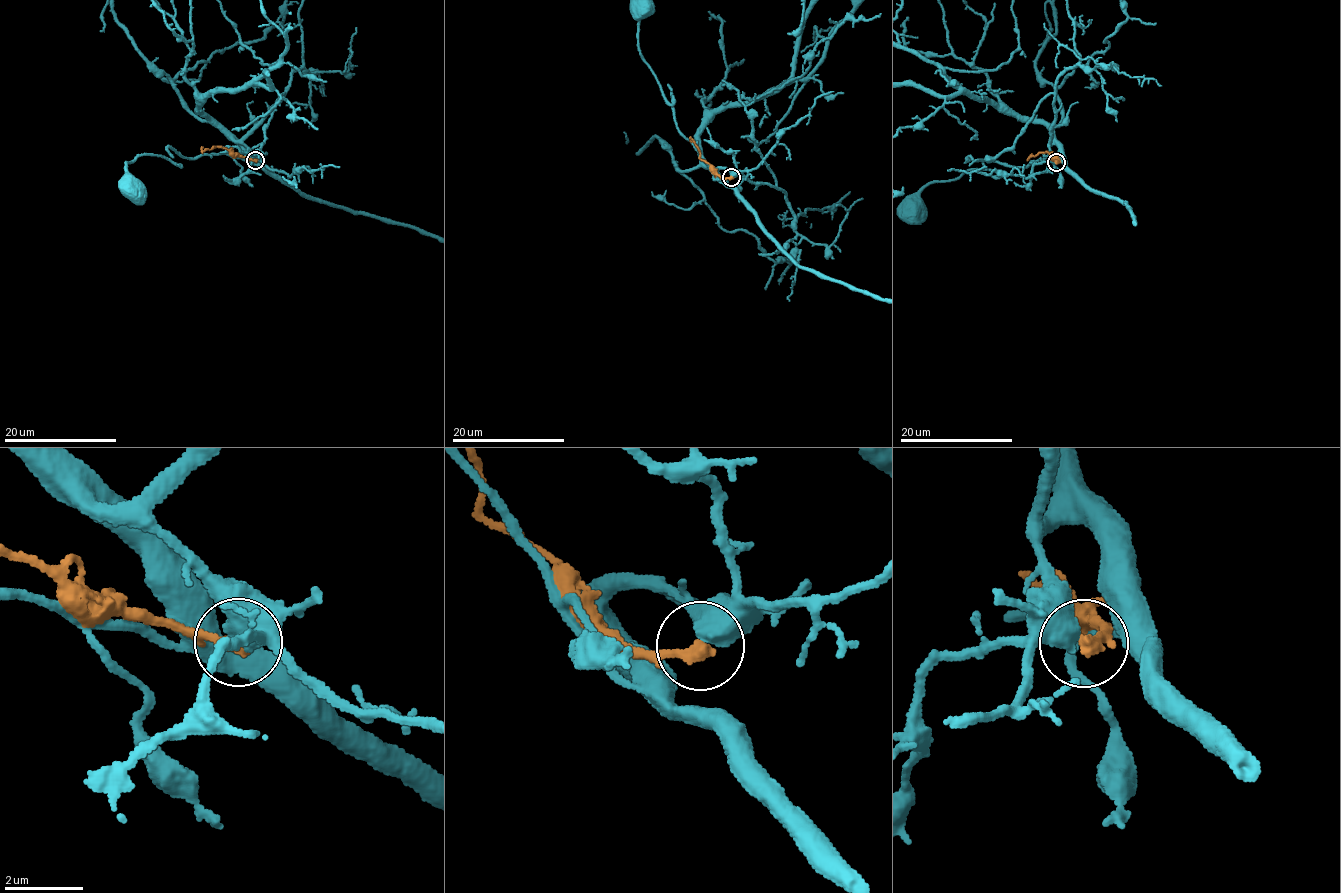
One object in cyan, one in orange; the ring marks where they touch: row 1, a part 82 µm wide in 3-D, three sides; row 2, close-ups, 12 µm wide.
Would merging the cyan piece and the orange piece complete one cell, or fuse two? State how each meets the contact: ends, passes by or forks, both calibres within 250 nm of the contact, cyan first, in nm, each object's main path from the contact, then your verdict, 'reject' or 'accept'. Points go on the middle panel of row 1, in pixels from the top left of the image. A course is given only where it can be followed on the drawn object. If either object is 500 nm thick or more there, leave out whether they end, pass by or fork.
calibres 650 and 360 nm; course cyan (731, 176), (725, 168), (720, 168), (719, 180), (678, 128), (670, 87), (663, 91), (639, 50); course orange (731, 176), (722, 178), (701, 158), (696, 144), (689, 137); reject

